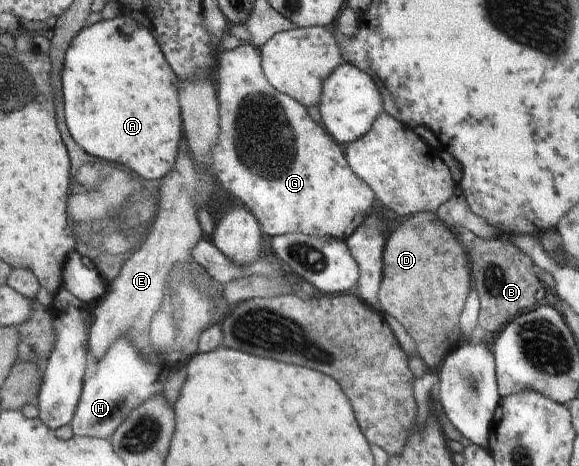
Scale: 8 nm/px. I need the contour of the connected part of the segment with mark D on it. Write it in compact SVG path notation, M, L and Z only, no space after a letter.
M417 213L395 225L384 254L384 277L378 294L384 314L395 316L415 343L419 358L433 371L447 353L457 349L458 316L470 291L464 248L437 220L435 213Z

